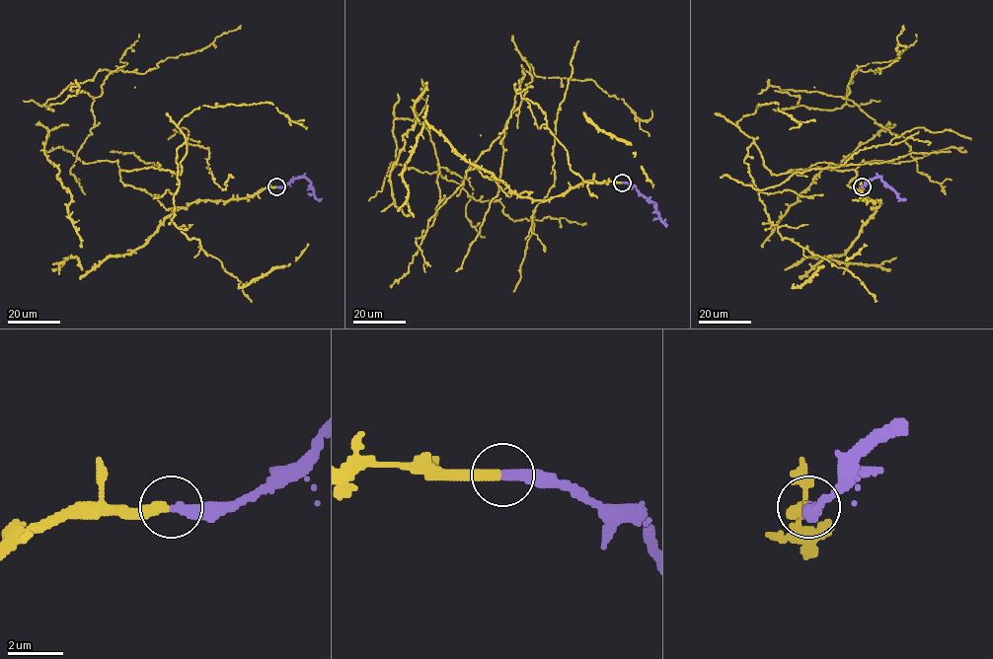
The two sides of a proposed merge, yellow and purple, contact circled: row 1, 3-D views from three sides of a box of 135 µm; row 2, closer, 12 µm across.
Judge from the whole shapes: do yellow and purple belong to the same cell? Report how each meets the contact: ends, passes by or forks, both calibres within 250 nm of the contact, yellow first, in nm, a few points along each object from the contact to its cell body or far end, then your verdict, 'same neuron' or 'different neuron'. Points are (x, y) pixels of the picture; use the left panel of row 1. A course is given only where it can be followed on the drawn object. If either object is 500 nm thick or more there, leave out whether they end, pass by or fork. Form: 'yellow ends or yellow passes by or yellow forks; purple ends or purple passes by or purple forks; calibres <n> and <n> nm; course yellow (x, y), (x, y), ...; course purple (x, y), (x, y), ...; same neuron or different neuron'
yellow ends; purple ends; calibres 400 and 400 nm; course yellow (276, 186), (168, 209), (116, 161), (76, 159), (92, 97), (44, 106), (241, 25); course purple (276, 186), (306, 178), (315, 197), (321, 199); same neuron

